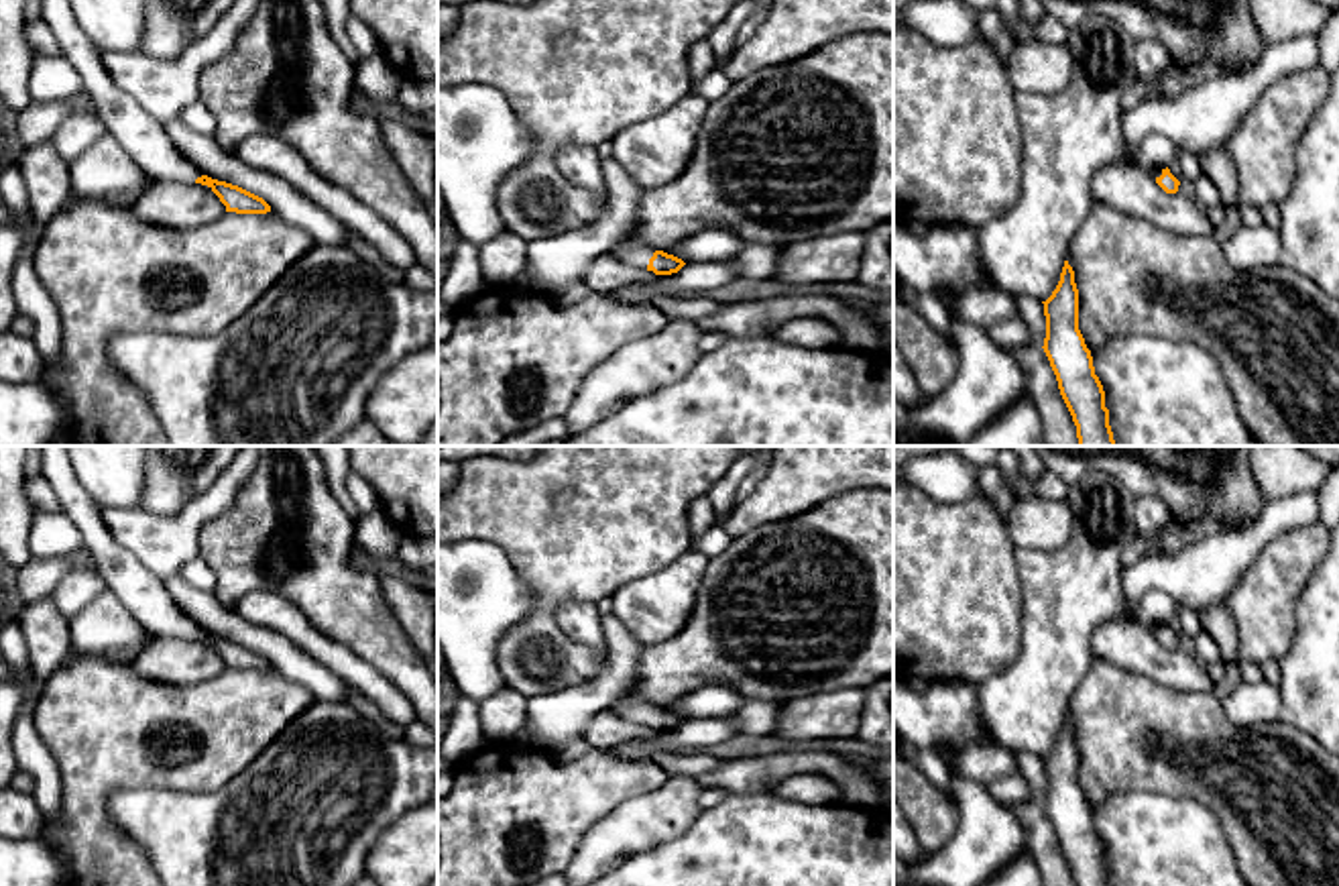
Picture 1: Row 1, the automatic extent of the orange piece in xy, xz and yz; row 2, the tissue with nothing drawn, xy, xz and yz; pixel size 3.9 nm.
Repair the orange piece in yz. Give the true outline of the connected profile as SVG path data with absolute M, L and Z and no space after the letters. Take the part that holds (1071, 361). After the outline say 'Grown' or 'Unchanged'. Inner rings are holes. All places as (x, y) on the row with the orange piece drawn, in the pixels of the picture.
M1064 261L1056 289L1042 303L1046 316L1042 348L1076 426L1079 446L1115 446L1105 391L1079 330L1079 289L1068 261Z. Unchanged

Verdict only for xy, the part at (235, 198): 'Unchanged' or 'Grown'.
Grown

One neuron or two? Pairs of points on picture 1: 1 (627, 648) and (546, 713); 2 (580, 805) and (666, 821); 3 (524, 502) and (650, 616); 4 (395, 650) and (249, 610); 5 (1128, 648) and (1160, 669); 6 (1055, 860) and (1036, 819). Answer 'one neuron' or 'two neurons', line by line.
1: one neuron
2: two neurons
3: two neurons
4: two neurons
5: one neuron
6: one neuron

